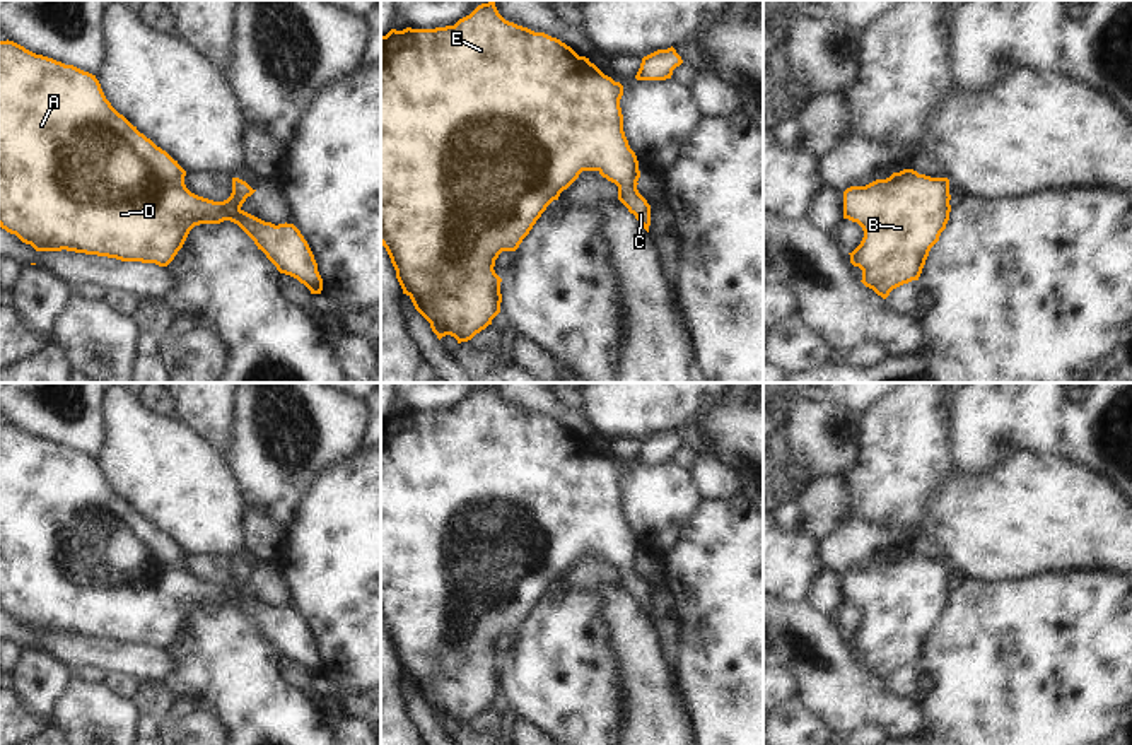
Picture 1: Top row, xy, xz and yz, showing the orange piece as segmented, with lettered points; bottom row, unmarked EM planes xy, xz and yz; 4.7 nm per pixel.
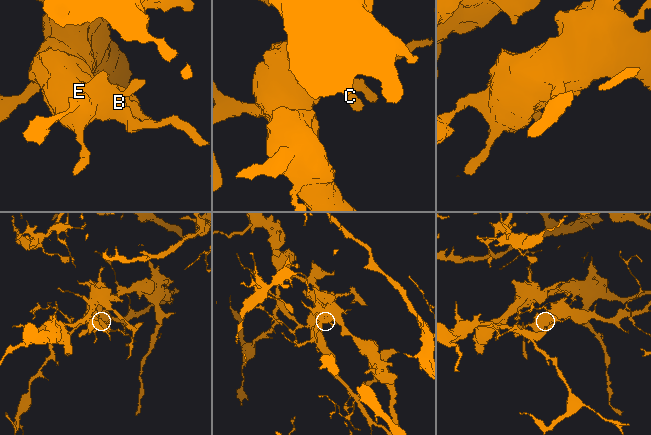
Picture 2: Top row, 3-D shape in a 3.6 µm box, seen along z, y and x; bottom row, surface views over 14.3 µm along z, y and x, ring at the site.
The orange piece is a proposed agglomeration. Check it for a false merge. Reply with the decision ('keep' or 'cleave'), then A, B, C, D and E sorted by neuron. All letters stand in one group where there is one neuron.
keep; A B C D E

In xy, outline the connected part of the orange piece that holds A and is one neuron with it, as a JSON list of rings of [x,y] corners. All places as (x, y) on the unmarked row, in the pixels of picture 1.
[[[0,424],[0,610],[10,617],[15,617],[22,625],[31,627],[36,634],[75,634],[85,637],[97,637],[116,641],[121,644],[142,644],[142,646],[155,646],[159,649],[167,649],[178,634],[183,631],[190,613],[200,607],[220,607],[224,603],[230,603],[237,607],[261,632],[266,641],[277,649],[280,656],[290,658],[304,666],[311,677],[321,677],[323,661],[318,654],[318,646],[314,637],[301,617],[301,613],[294,607],[271,607],[265,605],[241,590],[248,579],[251,579],[256,572],[253,572],[246,564],[239,560],[232,560],[232,576],[224,584],[213,584],[203,579],[191,576],[184,567],[186,554],[174,543],[166,533],[157,530],[150,521],[137,513],[123,497],[120,497],[111,485],[106,482],[99,463],[96,458],[84,455],[73,448],[65,448],[53,441],[36,437],[24,429],[14,424]]]

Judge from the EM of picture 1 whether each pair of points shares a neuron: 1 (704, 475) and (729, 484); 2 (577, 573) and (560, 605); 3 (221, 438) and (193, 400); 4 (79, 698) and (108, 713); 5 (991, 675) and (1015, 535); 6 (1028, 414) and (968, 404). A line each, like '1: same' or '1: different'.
1: same
2: different
3: same
4: same
5: different
6: same

